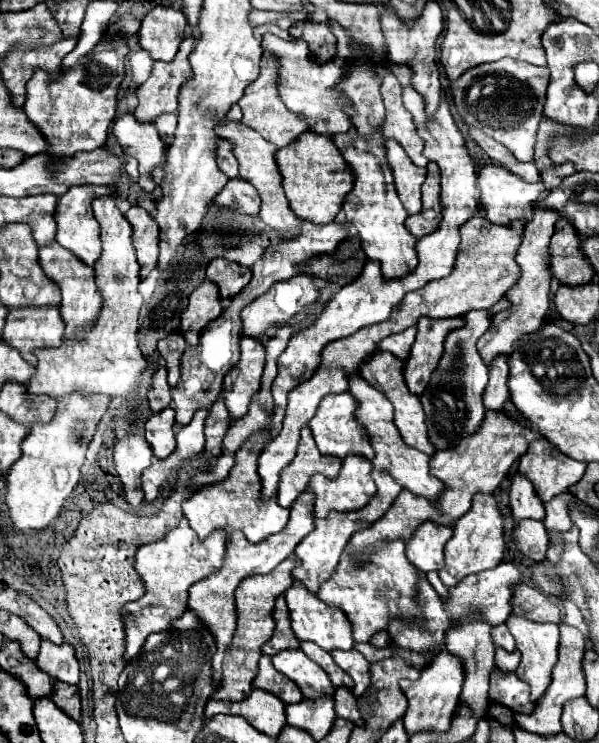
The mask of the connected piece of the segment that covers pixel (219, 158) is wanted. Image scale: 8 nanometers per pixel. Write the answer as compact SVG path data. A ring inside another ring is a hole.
M223 139L217 140L217 144L216 161L218 167L229 179L236 178L239 173L239 165L232 153L233 144Z

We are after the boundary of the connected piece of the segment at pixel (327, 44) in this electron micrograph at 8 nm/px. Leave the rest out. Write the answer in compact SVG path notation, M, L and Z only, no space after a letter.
M299 22L291 28L293 38L301 38L307 42L311 60L317 64L329 62L335 56L335 36L329 28L329 24L317 24L317 22Z

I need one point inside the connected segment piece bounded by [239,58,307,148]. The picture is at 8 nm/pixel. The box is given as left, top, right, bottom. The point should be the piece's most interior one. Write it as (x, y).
(262, 110)

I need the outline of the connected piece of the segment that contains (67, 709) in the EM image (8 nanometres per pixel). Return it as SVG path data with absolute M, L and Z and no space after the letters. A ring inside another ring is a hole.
M65 682L53 684L53 702L75 722L81 722L81 704L77 686L65 686Z

